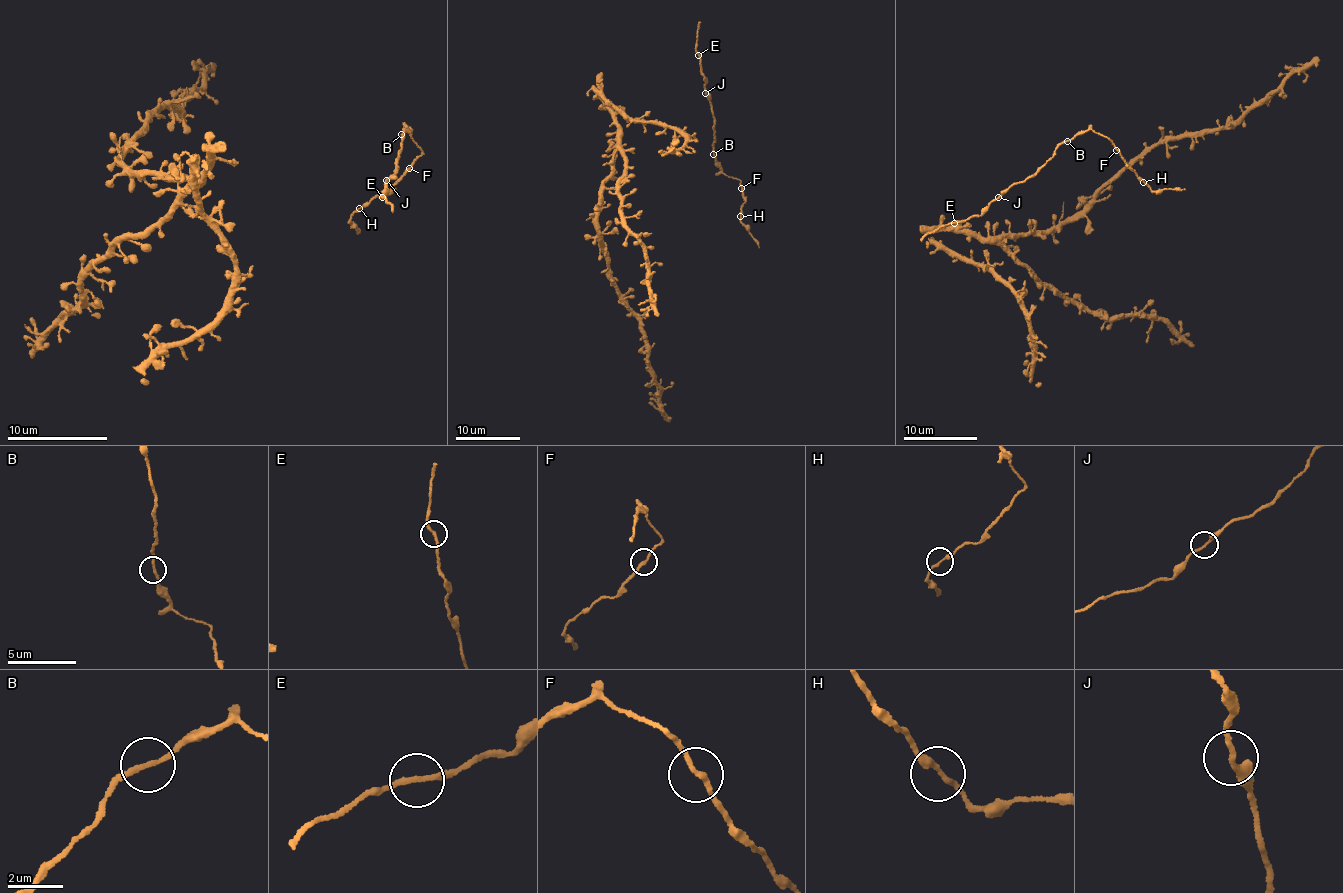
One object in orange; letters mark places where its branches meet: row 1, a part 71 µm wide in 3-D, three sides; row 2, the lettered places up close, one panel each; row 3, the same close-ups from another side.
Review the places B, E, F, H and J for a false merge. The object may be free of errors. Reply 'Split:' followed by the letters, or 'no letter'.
Split: no letter

